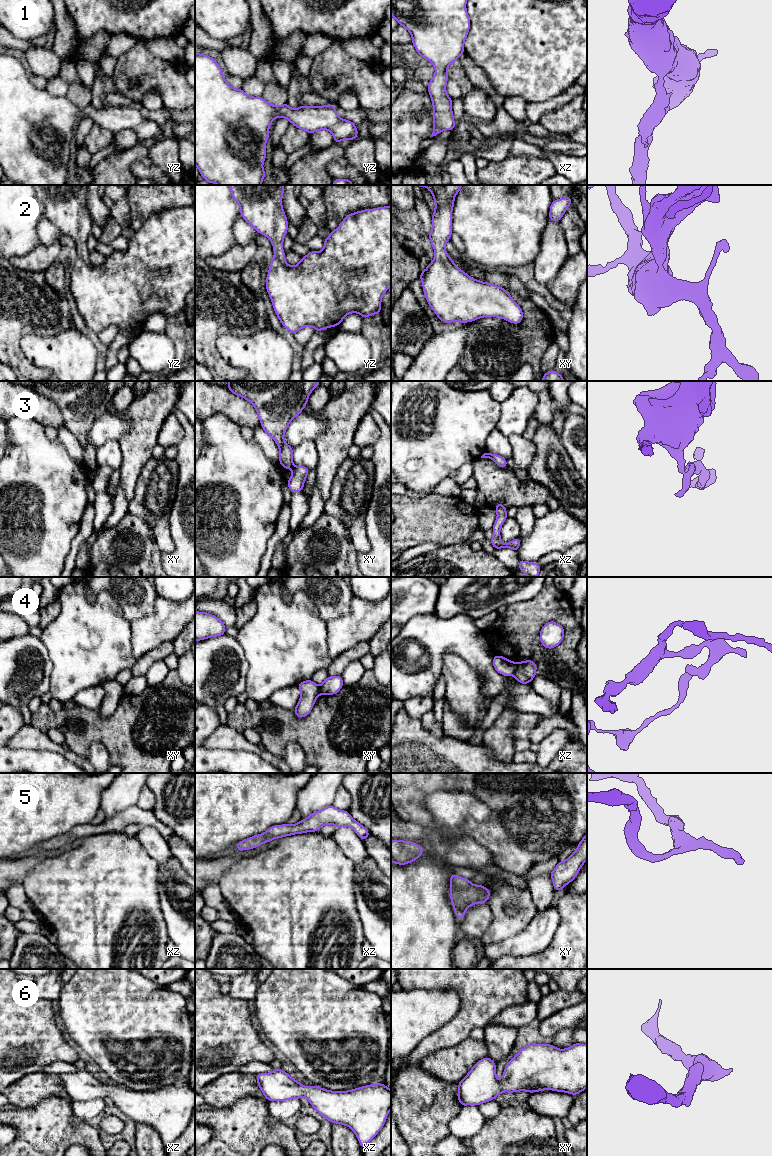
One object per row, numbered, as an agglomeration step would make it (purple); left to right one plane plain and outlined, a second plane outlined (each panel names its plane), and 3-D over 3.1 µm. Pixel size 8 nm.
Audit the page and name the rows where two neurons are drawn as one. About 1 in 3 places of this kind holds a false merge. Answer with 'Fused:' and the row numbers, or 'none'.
Fused: 3, 4

